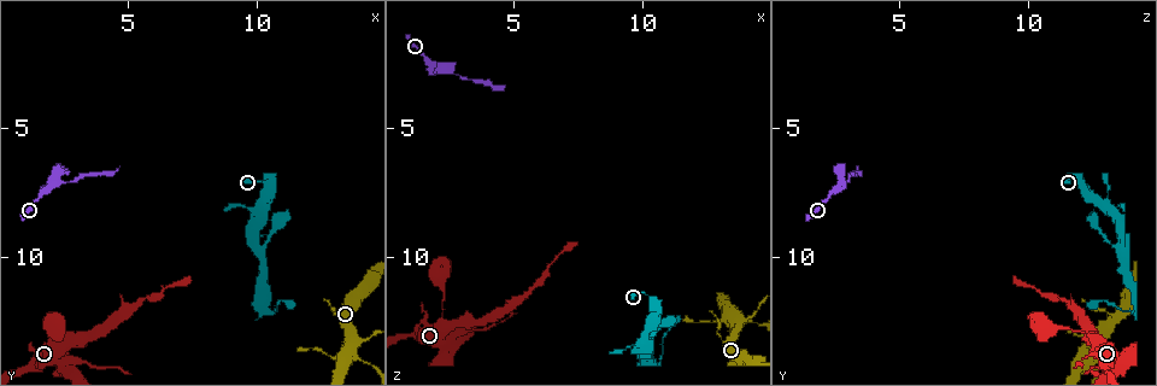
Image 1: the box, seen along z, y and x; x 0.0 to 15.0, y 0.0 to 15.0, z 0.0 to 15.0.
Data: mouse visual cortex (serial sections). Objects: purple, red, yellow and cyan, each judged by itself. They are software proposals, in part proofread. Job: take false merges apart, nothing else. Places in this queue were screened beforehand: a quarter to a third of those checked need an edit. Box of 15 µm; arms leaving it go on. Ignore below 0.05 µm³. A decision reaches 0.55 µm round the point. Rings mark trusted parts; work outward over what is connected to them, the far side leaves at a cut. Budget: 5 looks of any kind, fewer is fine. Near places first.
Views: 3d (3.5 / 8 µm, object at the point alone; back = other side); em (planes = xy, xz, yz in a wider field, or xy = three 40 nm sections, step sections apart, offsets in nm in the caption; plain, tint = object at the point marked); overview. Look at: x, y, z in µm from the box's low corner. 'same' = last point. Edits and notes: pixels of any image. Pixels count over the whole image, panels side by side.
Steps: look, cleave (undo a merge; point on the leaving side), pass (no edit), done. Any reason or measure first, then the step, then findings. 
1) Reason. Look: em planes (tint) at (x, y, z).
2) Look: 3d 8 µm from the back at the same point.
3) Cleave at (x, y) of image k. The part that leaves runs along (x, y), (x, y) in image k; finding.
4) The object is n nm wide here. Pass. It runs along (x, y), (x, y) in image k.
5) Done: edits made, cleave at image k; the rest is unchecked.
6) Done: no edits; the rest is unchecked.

Sharp bend. Look: em xy step 2 (tint) at (2.3, 13.9, 13.9).

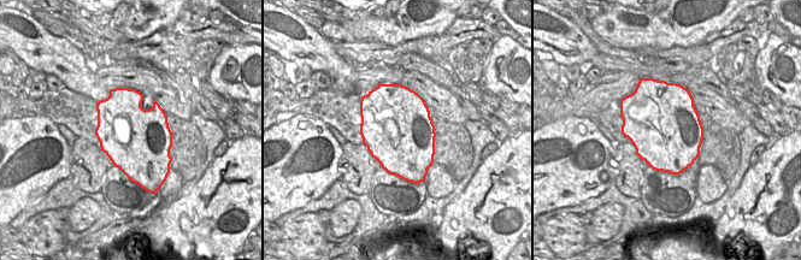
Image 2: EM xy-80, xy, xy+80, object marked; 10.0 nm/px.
Look: 3d 3.5 µm at the same point.

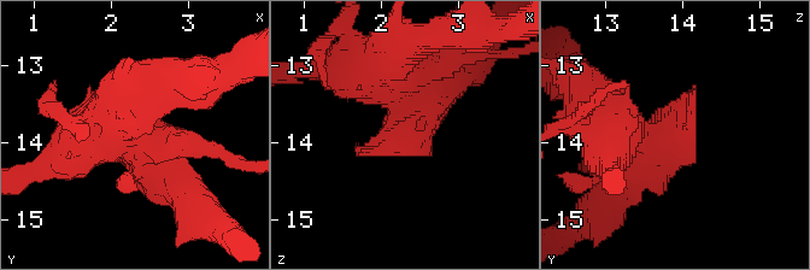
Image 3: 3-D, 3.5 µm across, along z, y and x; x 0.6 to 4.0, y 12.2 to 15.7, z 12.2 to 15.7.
Cleave at (426, 138) of image 3. The part that leaves runs along (144, 145), (195, 209), (215, 216) in image 3; a second cell is stuck on.

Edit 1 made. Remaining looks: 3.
Look: overview.

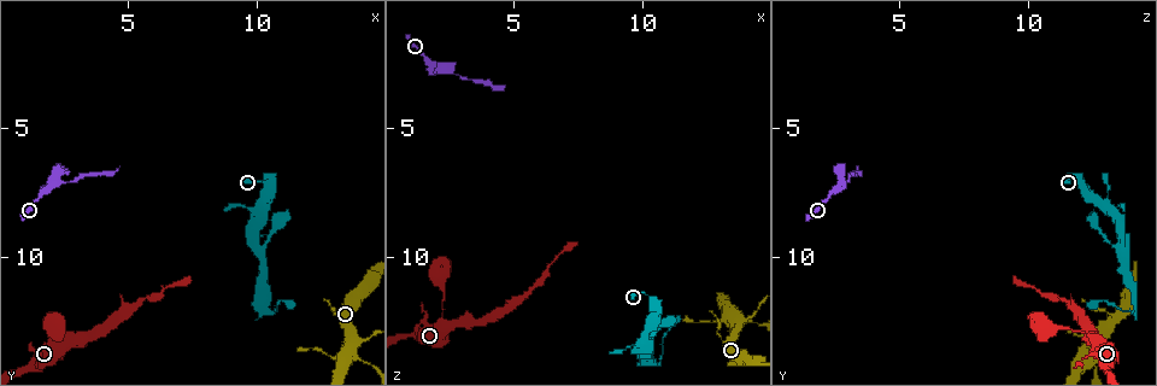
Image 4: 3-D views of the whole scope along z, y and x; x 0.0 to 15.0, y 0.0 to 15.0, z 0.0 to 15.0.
Calibre changes. Look: 3d 3.5 µm at (14.3, 11.0, 13.9).

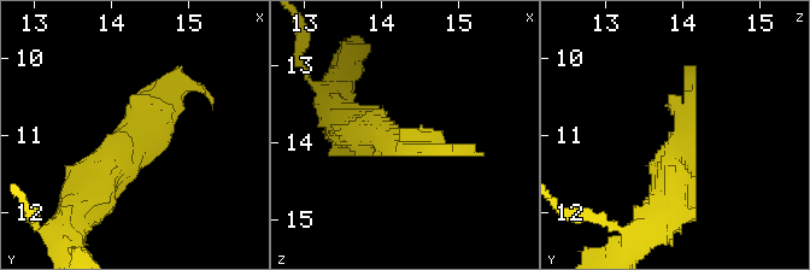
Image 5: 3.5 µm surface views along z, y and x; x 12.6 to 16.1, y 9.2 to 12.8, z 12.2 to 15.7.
Look: em xy step 5 (tint) at (14.35, 11.00, 14.00).

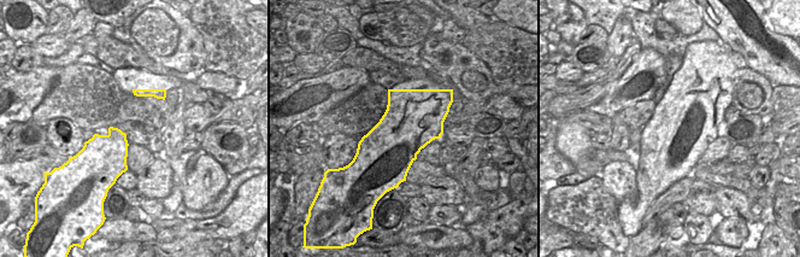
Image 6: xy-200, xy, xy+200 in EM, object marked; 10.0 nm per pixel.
The arms are 150, 500 nm wide. Pass. It runs along (88, 195), (170, 106), (181, 65) in image 5; continuous, no second cell.

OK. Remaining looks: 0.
Done: edits made, cleave at image 3; the rest is unchecked.

